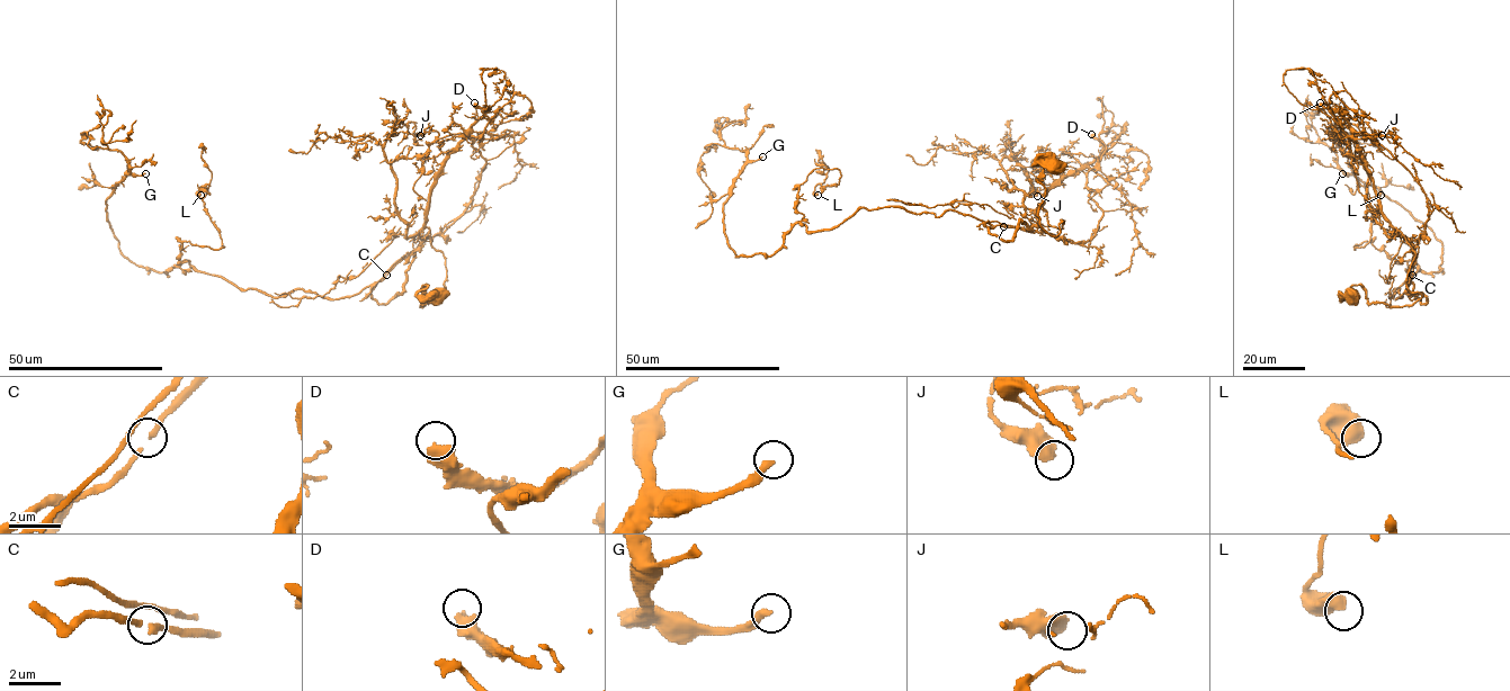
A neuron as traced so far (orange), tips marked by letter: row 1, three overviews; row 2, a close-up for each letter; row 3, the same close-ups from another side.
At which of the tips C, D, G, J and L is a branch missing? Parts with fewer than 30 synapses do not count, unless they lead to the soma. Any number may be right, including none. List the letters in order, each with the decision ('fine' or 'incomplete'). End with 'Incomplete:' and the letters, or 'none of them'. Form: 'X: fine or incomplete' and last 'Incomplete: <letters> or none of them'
C: fine
D: incomplete
G: incomplete
J: fine
L: fine
Incomplete: D, G

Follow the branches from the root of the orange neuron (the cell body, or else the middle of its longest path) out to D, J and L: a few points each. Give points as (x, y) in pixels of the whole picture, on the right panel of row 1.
D: (1352, 296), (1360, 285), (1369, 303), (1421, 296), (1405, 285), (1415, 252), (1383, 212), (1350, 125), (1320, 102)
J: (1352, 296), (1360, 285), (1369, 303), (1421, 296), (1405, 285), (1415, 252), (1376, 222), (1342, 125), (1382, 135)
L: (1352, 296), (1421, 296), (1395, 227), (1415, 252), (1403, 296), (1415, 263), (1355, 249), (1381, 195)

